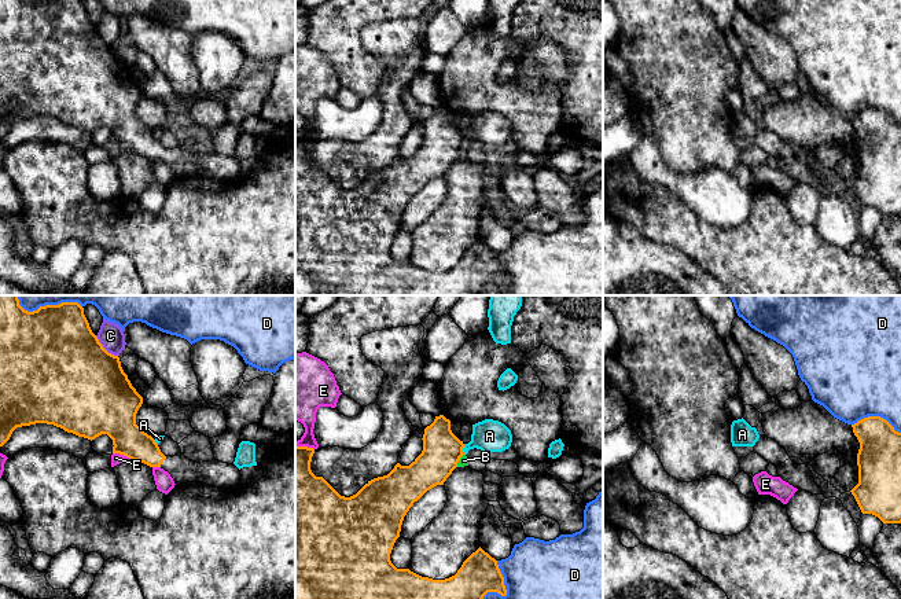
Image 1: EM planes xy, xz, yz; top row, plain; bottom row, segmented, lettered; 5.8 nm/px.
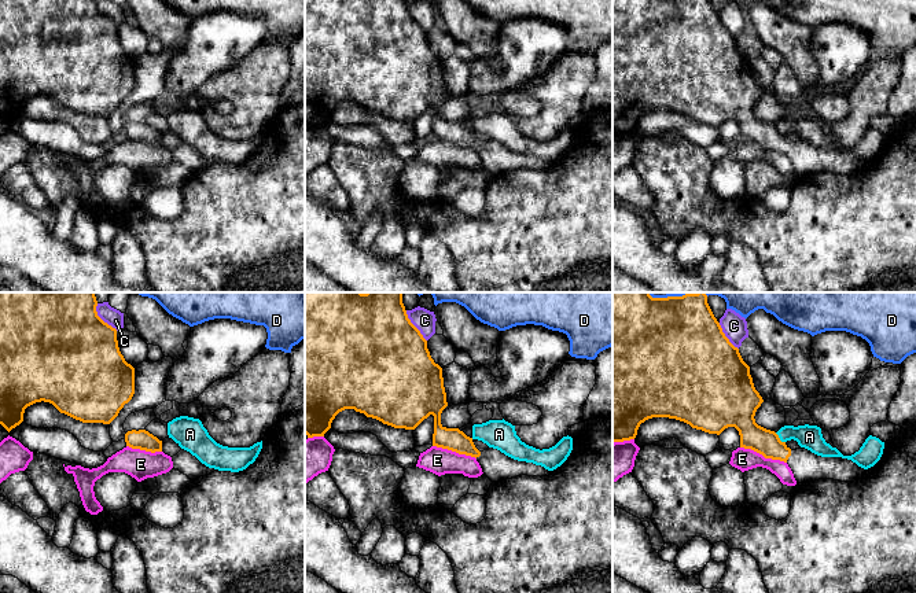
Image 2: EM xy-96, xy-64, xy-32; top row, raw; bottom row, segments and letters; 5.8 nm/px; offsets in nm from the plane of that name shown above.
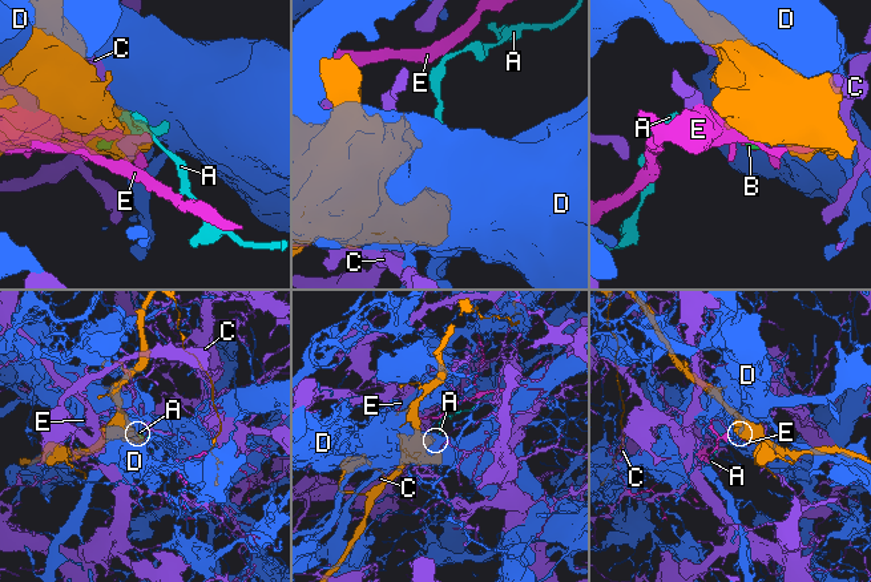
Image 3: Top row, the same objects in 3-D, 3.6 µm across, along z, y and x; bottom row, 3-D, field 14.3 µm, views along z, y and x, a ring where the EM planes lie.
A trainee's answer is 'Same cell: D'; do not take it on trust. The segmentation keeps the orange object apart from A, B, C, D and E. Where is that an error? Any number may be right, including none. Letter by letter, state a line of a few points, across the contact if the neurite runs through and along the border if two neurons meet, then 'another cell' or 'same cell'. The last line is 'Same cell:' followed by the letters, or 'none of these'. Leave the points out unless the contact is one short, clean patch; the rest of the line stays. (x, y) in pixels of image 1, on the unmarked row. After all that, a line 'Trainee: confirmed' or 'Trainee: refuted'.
A: line xz (464, 136), (463, 146); another cell
B: line xz (463, 146), (456, 158); another cell
C: another cell
D: another cell
E: another cell
Same cell: none of these
Trainee: refuted

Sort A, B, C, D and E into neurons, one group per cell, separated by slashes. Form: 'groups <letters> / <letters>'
groups A B / C / D / E

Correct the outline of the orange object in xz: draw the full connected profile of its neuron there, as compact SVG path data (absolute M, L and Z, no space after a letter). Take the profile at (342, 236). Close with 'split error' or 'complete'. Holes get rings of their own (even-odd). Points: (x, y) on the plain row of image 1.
M444 107L424 121L423 143L409 157L397 155L383 169L368 173L356 187L341 188L323 169L310 162L313 140L295 137L295 295L482 295L488 284L507 287L504 269L497 253L481 239L472 245L457 262L445 272L422 269L409 261L397 261L390 246L400 229L404 209L427 183L444 177L464 147L464 136L450 122L450 113Z; complete

